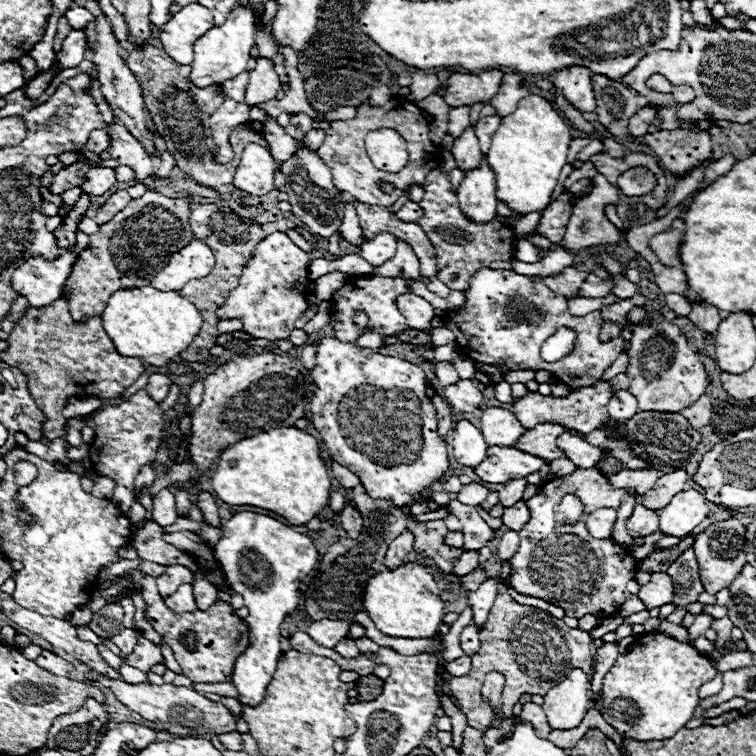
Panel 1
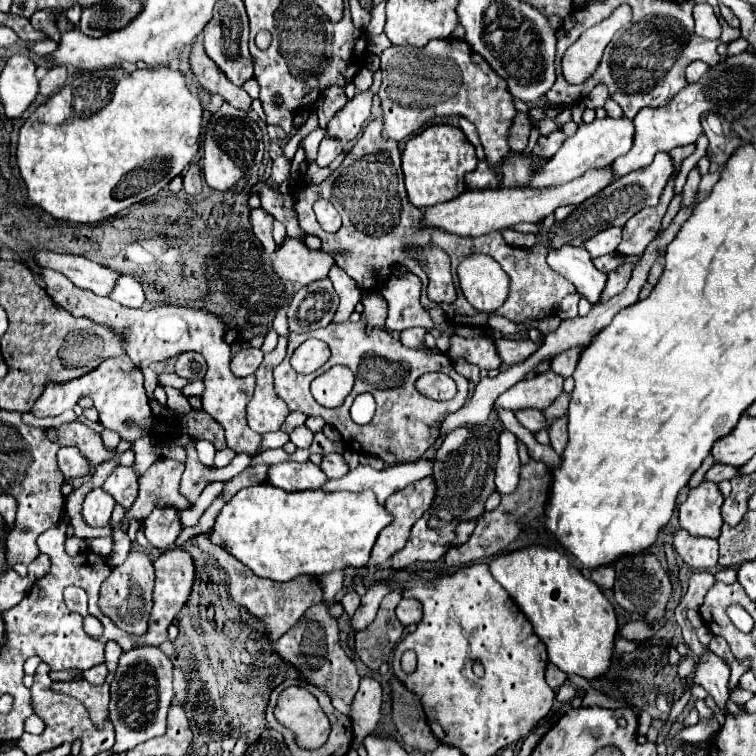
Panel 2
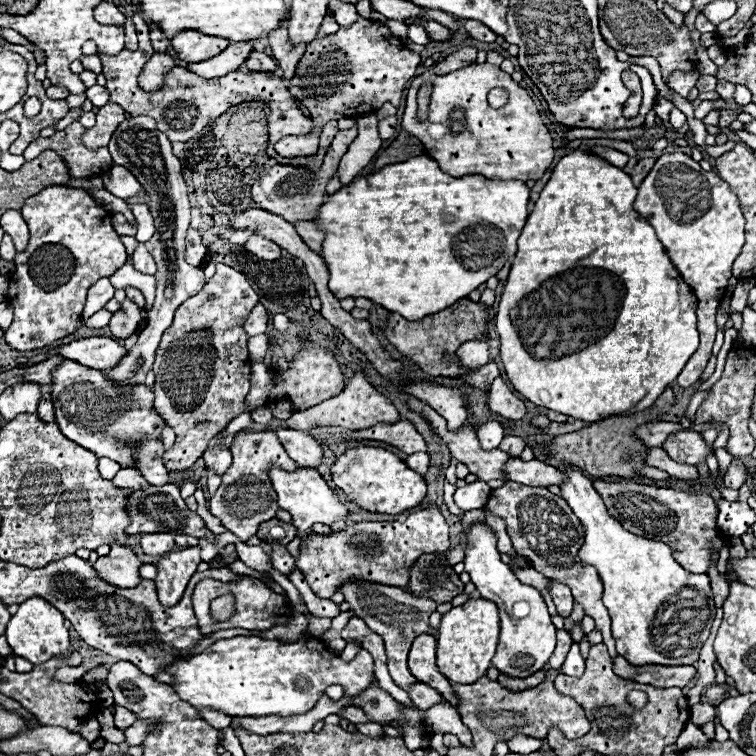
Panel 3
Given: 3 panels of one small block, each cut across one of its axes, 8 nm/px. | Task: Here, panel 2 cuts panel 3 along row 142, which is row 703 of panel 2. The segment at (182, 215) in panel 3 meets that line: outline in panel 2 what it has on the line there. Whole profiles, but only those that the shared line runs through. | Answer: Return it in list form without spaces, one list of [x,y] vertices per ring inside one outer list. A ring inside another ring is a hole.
[[[134,648],[120,656],[120,664],[110,684],[110,720],[116,728],[116,744],[112,748],[114,754],[122,754],[140,742],[160,736],[166,730],[166,714],[174,698],[172,690],[172,662],[160,648]],[[132,668],[144,670],[130,672]]]

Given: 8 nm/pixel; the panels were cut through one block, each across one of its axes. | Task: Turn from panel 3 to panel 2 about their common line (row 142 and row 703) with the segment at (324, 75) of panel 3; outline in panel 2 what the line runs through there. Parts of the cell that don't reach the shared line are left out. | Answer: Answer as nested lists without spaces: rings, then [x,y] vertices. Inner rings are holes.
[[[290,686],[278,696],[274,715],[293,731],[297,745],[305,750],[323,746],[331,731],[330,722],[318,700],[300,686]]]

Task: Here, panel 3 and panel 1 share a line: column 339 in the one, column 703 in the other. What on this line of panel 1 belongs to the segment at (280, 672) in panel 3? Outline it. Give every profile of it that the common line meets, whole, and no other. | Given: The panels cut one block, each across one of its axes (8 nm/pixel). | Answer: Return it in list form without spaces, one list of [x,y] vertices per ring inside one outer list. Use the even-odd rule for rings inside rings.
[[[660,632],[638,636],[628,654],[620,654],[604,676],[604,720],[624,738],[664,740],[674,736],[698,708],[698,688],[718,670],[692,646]]]

